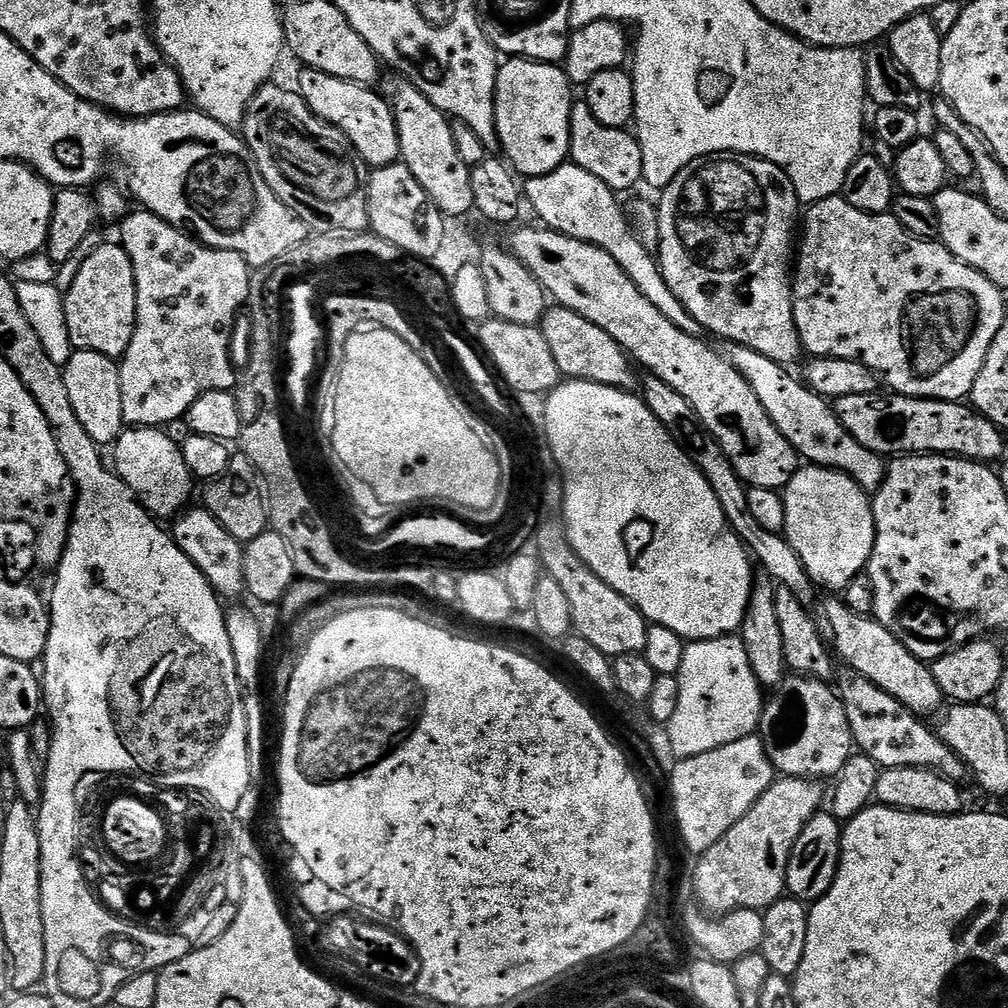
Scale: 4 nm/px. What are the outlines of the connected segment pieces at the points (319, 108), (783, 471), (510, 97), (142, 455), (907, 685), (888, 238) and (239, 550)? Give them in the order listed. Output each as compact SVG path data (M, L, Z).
M304 68L301 73L298 85L301 98L310 106L315 116L330 122L335 128L340 128L342 134L350 138L356 155L369 169L385 168L400 160L400 135L396 115L392 113L391 103L385 97L383 100L375 92L375 87L334 78L313 68Z
M517 227L510 251L532 271L536 281L543 284L545 293L551 299L553 296L559 307L574 310L594 322L594 326L602 326L639 367L641 364L648 368L644 370L678 390L678 394L694 406L698 418L702 418L706 430L714 434L718 446L722 446L726 458L748 488L782 490L790 478L794 478L802 461L790 442L782 438L774 422L770 422L766 410L762 410L762 402L758 402L758 394L754 394L750 382L742 378L740 371L715 347L711 348L707 339L682 334L682 330L630 282L622 266L618 266L610 254L561 232L535 227Z
M508 58L496 76L496 133L507 163L521 177L550 174L570 156L574 85L560 64Z
M129 427L121 432L120 437L116 439L114 445L116 451L116 464L114 463L114 471L116 475L121 476L126 482L126 486L136 495L136 499L157 518L175 517L177 514L183 513L189 507L188 499L192 496L192 484L194 485L194 477L192 471L186 466L186 462L182 458L182 450L179 444L170 442L170 438L160 428L137 428Z
M828 599L832 600L825 602L824 616L828 619L827 631L830 633L835 655L839 659L841 656L851 671L874 682L874 686L886 690L886 694L898 698L898 702L902 702L914 715L928 718L931 712L939 713L940 703L945 703L946 698L938 682L934 682L931 667L910 654L910 650L906 650L906 646L902 646L902 642L898 642L898 638L894 638L894 634L890 634L890 630L886 630L886 626L882 626L872 616L854 614L854 610L850 610L843 599Z
M843 195L831 196L817 204L807 205L802 216L802 235L798 240L798 255L794 260L794 279L792 281L792 313L796 329L800 335L800 347L809 357L829 356L830 358L846 358L850 362L862 362L875 372L881 381L889 384L891 391L898 396L920 396L923 400L955 400L963 401L971 397L972 387L986 362L986 354L990 354L990 346L1002 330L1002 322L1006 318L1004 312L1005 289L1000 288L986 274L966 266L966 262L958 259L939 239L923 240L910 234L891 214L866 214L862 210L854 210Z
M192 506L183 514L175 517L176 525L170 528L172 538L176 545L182 550L182 554L186 554L186 558L190 558L190 562L194 562L194 566L198 566L198 570L202 570L202 574L210 582L210 586L216 591L216 595L228 602L236 602L241 595L245 595L244 587L244 545L237 542L234 534L230 534L226 530L226 526L222 526L222 522L218 522L218 518L214 518L214 514L210 514L202 506Z

